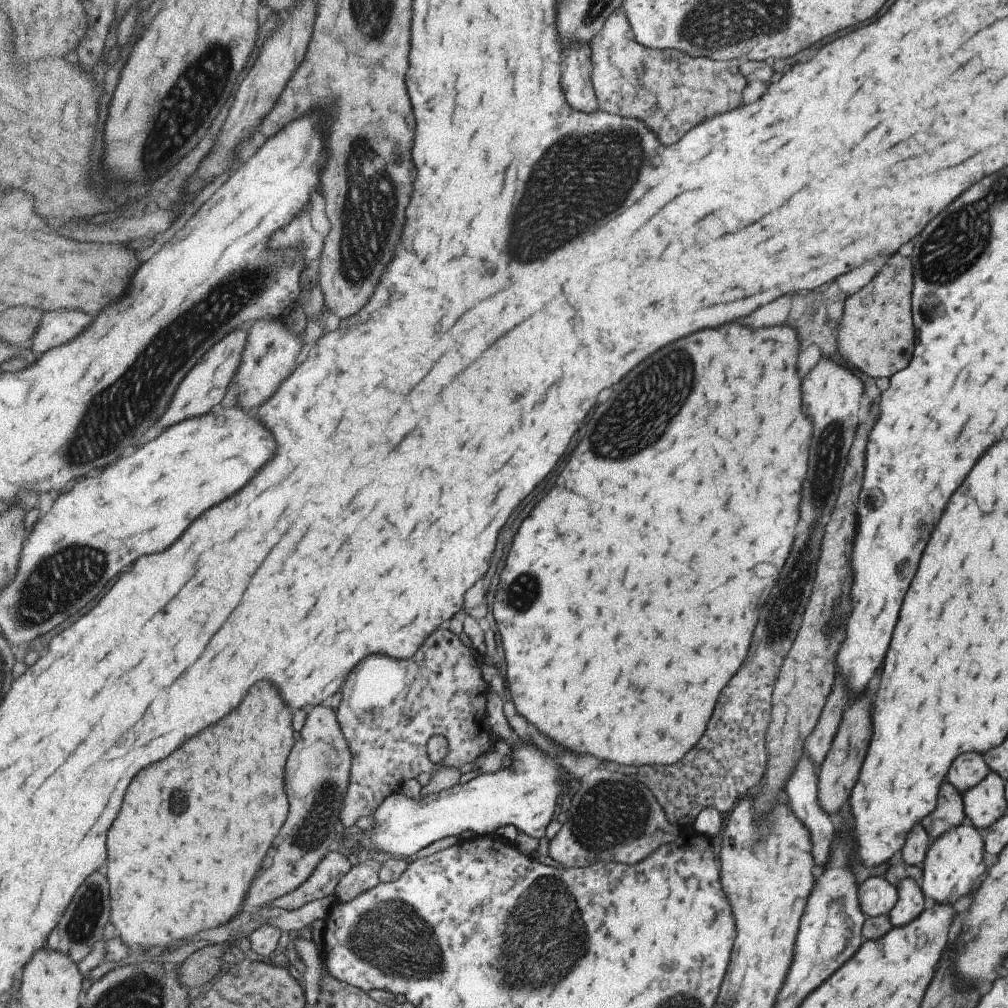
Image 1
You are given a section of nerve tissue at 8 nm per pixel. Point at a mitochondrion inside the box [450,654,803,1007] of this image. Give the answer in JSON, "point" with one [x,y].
{"point":[544,933]}

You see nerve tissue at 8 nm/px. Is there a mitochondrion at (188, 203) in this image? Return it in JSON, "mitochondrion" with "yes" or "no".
{"mitochondrion":"no"}

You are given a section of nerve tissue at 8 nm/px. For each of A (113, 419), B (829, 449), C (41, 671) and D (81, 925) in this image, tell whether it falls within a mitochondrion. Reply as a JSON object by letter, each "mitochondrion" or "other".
{"A":"mitochondrion","B":"mitochondrion","C":"other","D":"mitochondrion"}

